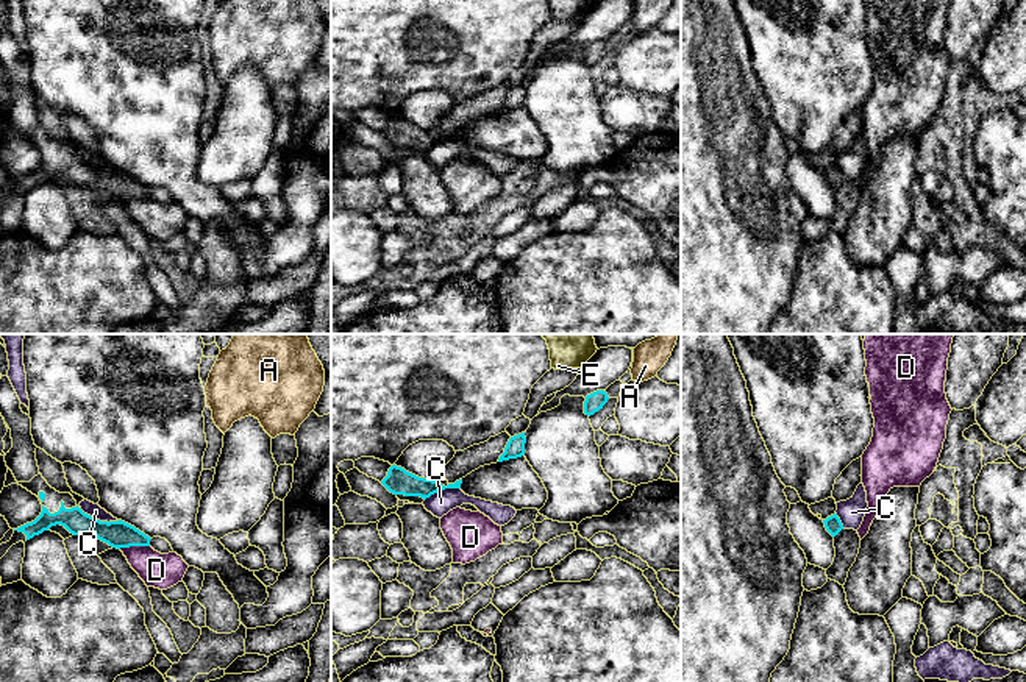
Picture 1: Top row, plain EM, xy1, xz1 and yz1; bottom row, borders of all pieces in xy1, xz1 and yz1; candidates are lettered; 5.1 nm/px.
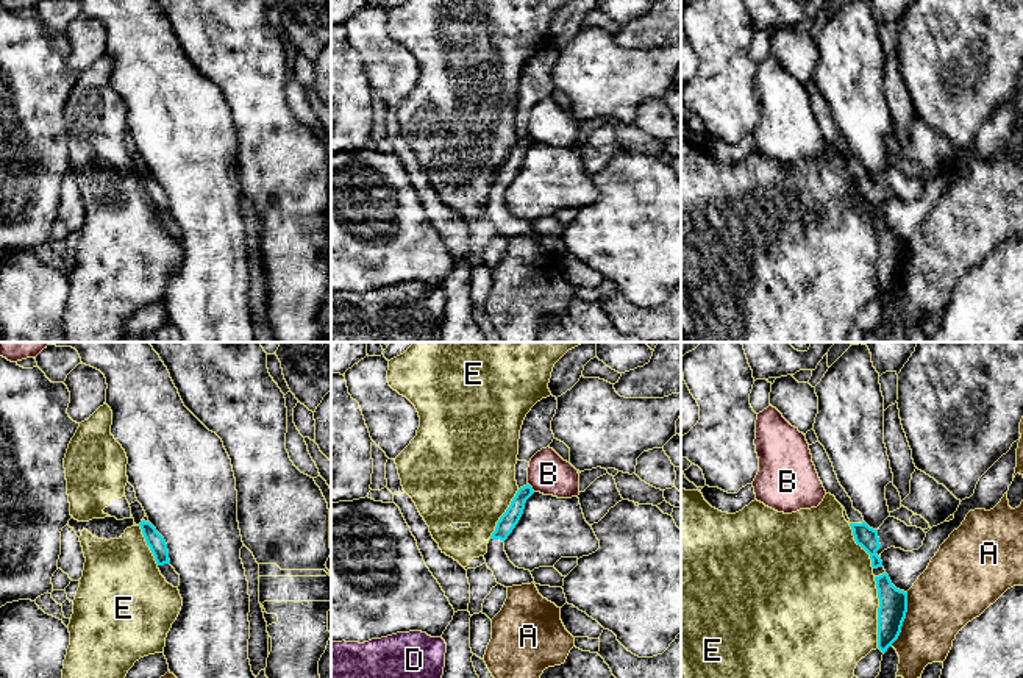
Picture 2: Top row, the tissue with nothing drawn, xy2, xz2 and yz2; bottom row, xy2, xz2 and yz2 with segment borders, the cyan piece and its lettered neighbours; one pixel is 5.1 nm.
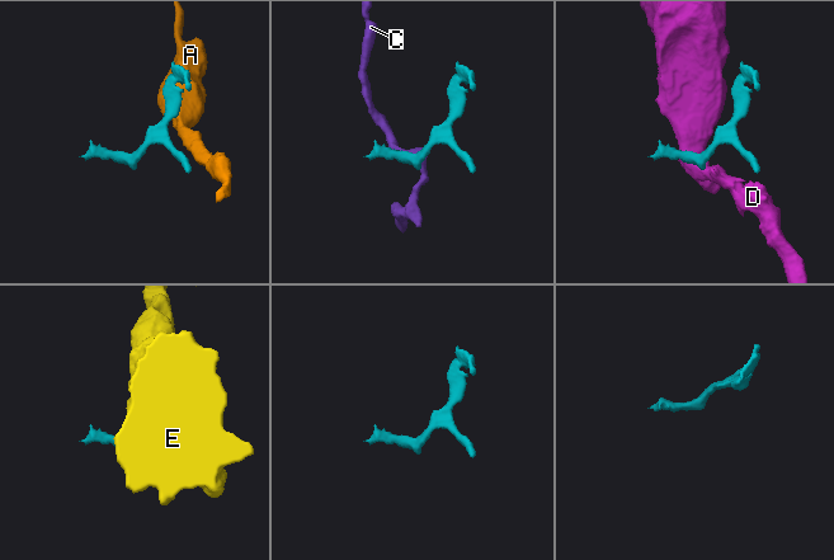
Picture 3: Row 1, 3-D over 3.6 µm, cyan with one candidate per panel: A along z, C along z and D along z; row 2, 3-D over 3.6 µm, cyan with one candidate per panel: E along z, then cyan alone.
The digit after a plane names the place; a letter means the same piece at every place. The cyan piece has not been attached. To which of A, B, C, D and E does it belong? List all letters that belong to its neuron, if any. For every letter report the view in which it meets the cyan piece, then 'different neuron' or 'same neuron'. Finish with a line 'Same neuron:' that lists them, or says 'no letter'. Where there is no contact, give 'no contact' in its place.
A: contact in yz2; different neuron
B: contact in xz2; different neuron
C: contact in xy1; different neuron
D: contact in xy1; different neuron
E: contact in yz2; different neuron
Same neuron: no letter

